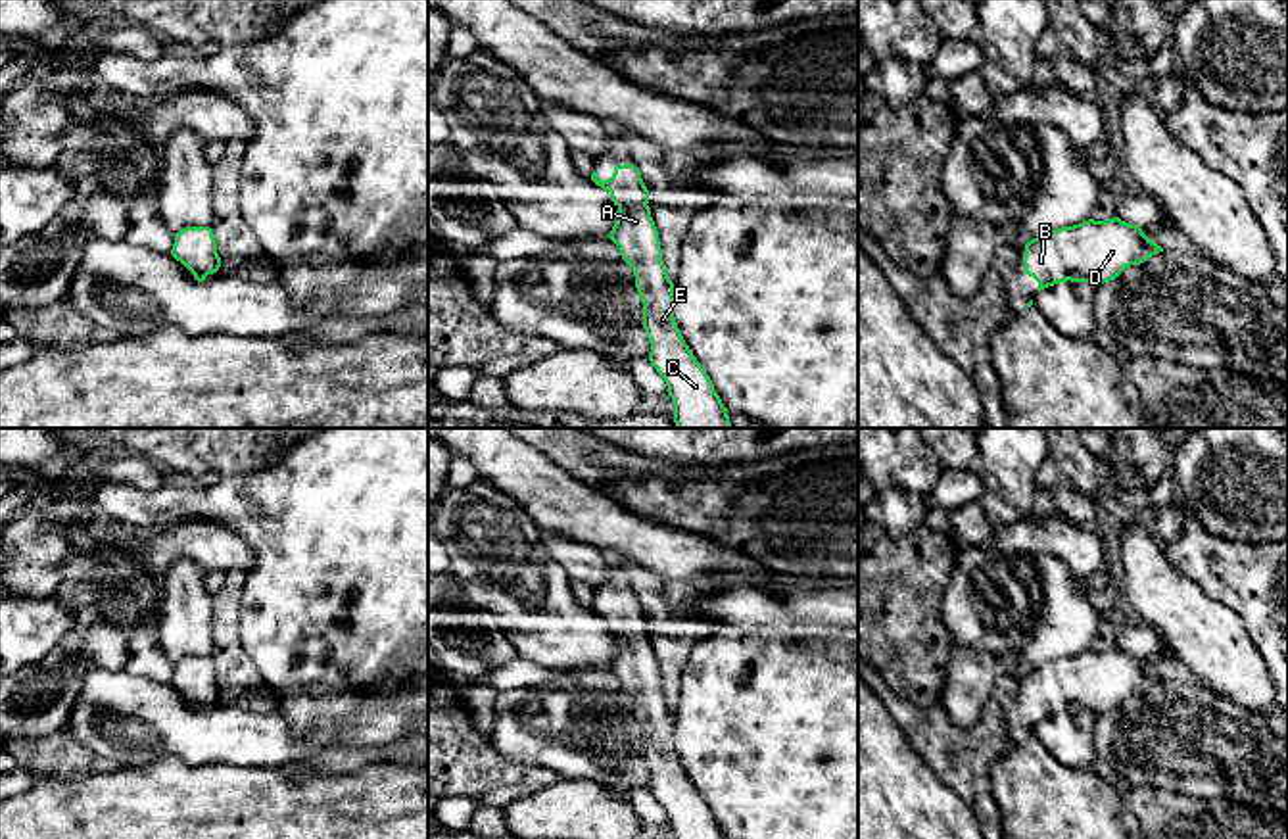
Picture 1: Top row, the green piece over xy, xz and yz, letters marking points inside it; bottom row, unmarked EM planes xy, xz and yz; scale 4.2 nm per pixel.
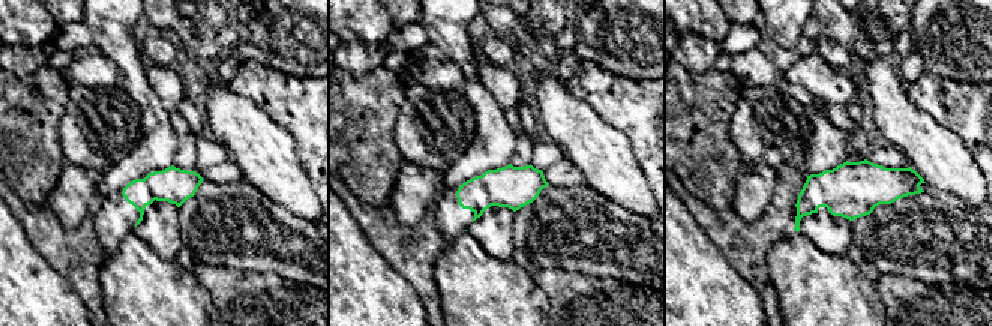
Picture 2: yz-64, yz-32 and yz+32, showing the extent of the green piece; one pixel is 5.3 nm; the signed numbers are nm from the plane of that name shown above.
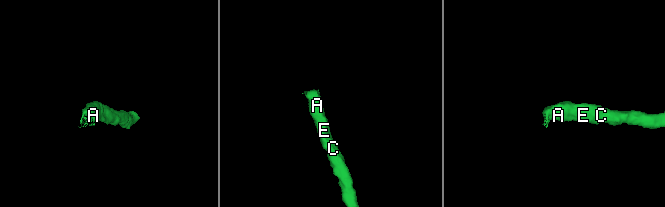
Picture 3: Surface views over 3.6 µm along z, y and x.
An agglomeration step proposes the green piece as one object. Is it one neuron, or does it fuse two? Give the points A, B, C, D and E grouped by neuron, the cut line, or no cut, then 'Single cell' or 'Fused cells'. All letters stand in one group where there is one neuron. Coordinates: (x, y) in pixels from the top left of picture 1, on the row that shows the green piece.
Groups: A B C D E. No split. Single cell

